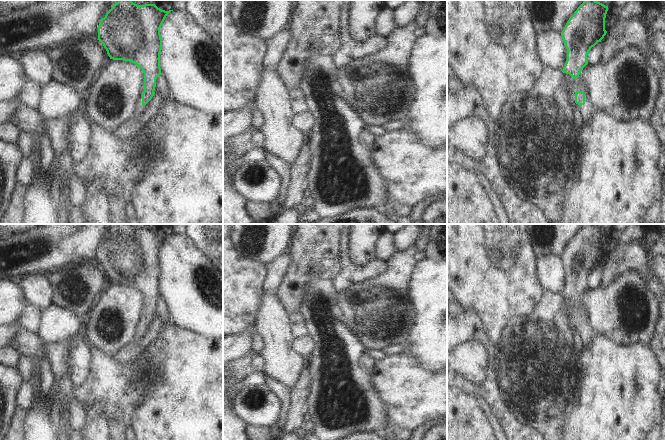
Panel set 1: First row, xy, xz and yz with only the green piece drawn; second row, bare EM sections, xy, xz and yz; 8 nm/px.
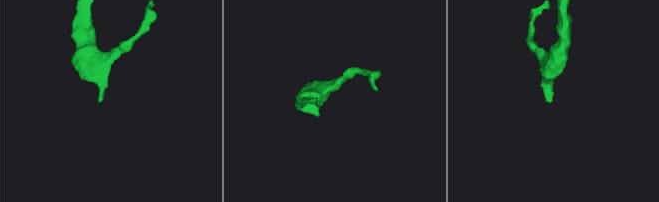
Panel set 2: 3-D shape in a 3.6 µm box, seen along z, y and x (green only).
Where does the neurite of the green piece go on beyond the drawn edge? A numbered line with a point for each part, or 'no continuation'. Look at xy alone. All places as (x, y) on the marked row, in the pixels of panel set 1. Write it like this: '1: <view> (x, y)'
no continuation

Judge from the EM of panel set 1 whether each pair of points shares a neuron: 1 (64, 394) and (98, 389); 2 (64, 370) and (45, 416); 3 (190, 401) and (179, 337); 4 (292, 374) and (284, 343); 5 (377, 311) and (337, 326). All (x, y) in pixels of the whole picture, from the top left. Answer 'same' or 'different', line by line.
1: different
2: different
3: same
4: same
5: different

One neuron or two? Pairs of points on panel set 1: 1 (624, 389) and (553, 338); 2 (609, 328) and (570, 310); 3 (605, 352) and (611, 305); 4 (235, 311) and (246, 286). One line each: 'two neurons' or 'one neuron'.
1: two neurons
2: one neuron
3: two neurons
4: one neuron

